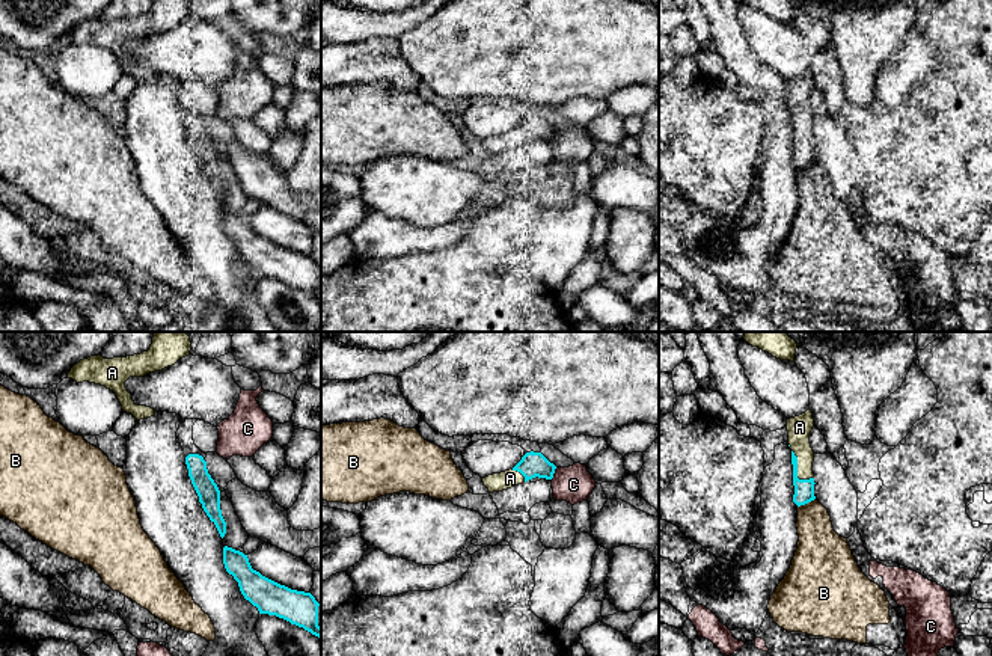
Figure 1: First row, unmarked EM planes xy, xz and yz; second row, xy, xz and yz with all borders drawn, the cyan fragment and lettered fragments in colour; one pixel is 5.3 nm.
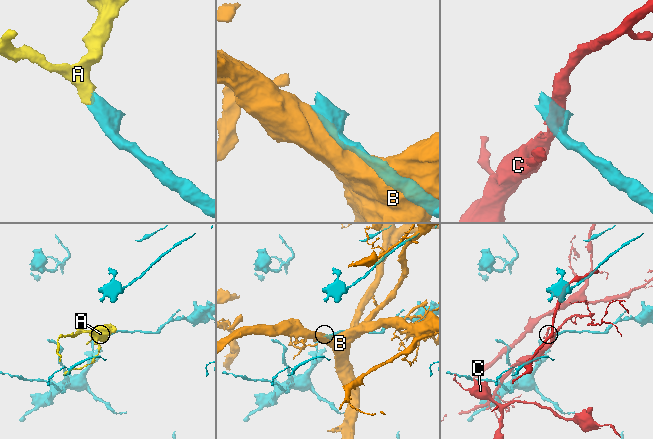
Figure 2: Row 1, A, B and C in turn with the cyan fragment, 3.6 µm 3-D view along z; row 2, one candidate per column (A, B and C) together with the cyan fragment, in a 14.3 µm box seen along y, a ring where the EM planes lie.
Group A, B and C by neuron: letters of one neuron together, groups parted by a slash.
A / B / C

